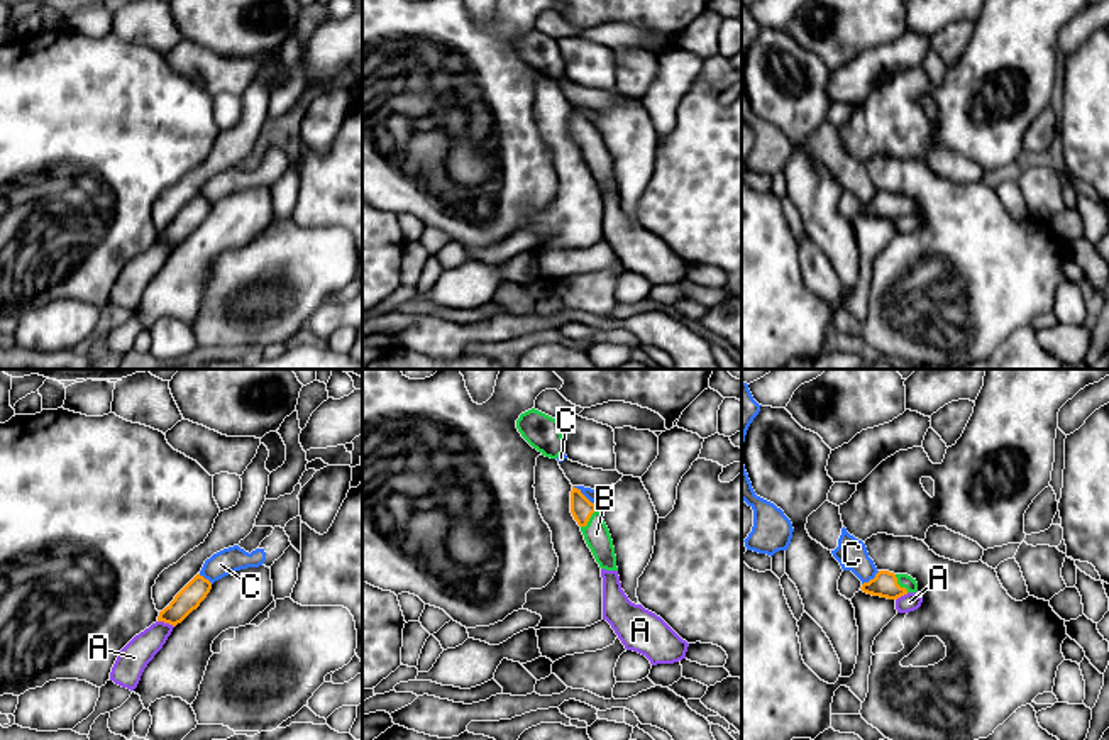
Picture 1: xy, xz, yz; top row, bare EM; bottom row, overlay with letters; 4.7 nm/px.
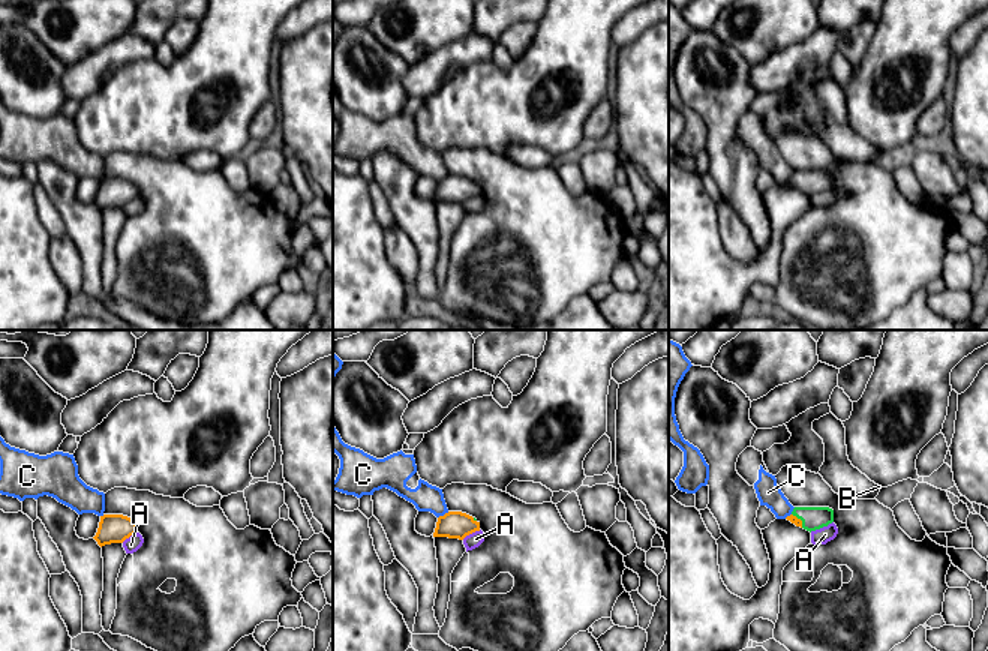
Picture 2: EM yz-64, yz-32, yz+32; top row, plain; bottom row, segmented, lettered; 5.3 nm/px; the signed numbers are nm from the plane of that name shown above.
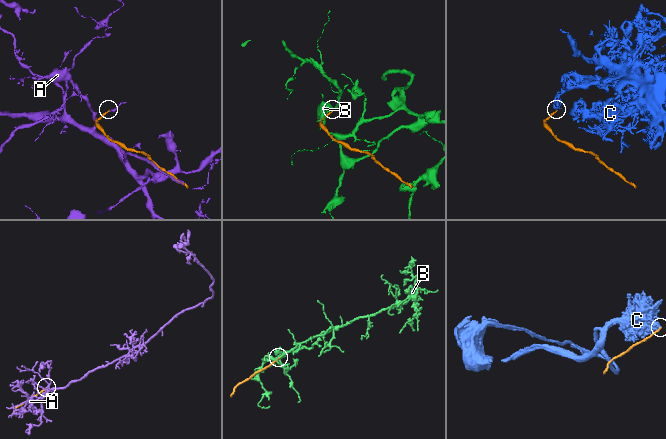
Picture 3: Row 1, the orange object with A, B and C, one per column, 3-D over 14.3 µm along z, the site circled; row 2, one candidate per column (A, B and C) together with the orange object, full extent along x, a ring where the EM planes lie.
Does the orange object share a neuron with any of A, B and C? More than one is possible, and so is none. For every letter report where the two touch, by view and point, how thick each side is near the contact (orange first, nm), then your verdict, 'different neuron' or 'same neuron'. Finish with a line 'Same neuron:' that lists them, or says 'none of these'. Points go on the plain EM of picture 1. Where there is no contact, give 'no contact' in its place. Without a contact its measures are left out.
A: contact xy (166, 242); calibres 110 and 140 nm; different neuron
B: contact yz (898, 205); calibres 120 and 70 nm; same neuron
C: contact xz (583, 115); calibres 110 and 60 nm; different neuron
Same neuron: B

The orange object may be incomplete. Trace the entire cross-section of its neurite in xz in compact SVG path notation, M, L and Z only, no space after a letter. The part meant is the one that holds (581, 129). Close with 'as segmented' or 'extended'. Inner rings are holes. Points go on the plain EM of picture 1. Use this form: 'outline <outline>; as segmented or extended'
outline M574 107L571 112L571 134L581 147L584 161L599 188L618 191L613 161L601 134L596 130L596 125Z; extended

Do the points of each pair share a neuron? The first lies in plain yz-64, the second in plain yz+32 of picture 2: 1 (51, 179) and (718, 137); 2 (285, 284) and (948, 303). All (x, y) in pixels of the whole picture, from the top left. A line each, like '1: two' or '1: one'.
1: one
2: two

